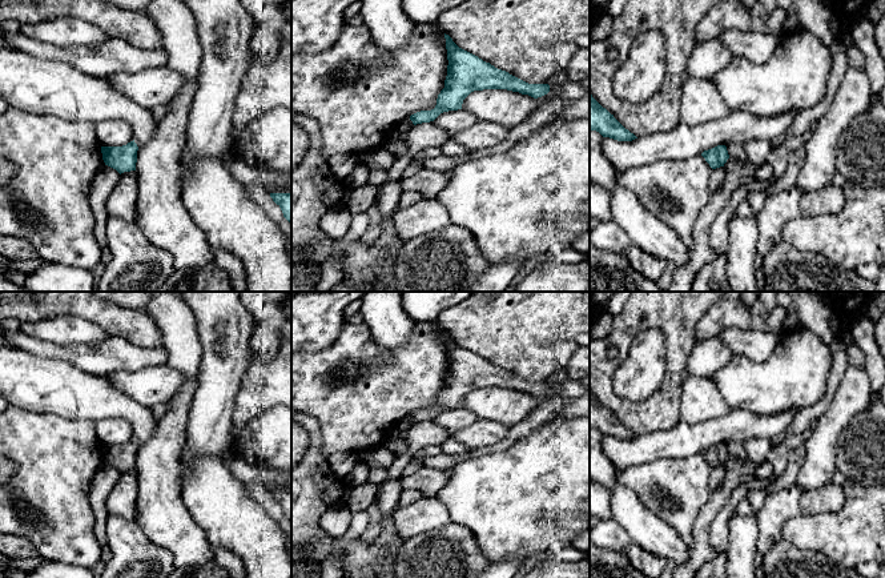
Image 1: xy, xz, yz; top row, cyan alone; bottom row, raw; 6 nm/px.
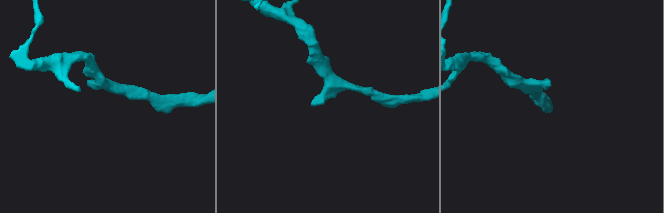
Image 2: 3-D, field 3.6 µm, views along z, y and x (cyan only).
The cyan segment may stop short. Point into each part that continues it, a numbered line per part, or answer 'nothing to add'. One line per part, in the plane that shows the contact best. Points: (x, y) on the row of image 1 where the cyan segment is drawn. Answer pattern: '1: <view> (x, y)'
nothing to add

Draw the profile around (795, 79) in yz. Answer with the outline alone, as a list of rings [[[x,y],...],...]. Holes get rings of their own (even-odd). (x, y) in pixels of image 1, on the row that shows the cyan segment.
[[[800,27],[777,36],[777,47],[765,64],[733,56],[731,64],[713,80],[731,112],[771,117],[785,112],[797,113],[818,104],[826,95],[832,63],[830,48]]]

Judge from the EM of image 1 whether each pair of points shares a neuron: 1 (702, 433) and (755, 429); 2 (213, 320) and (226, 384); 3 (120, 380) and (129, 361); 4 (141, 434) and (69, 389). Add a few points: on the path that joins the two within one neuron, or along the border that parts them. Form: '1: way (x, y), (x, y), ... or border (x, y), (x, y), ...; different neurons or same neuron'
1: way (715, 430), (741, 429); same neuron
2: way (228, 336), (226, 368); same neuron
3: border (155, 365), (132, 370), (115, 370), (105, 377); different neurons
4: way (131, 414), (120, 405), (89, 397); same neuron

